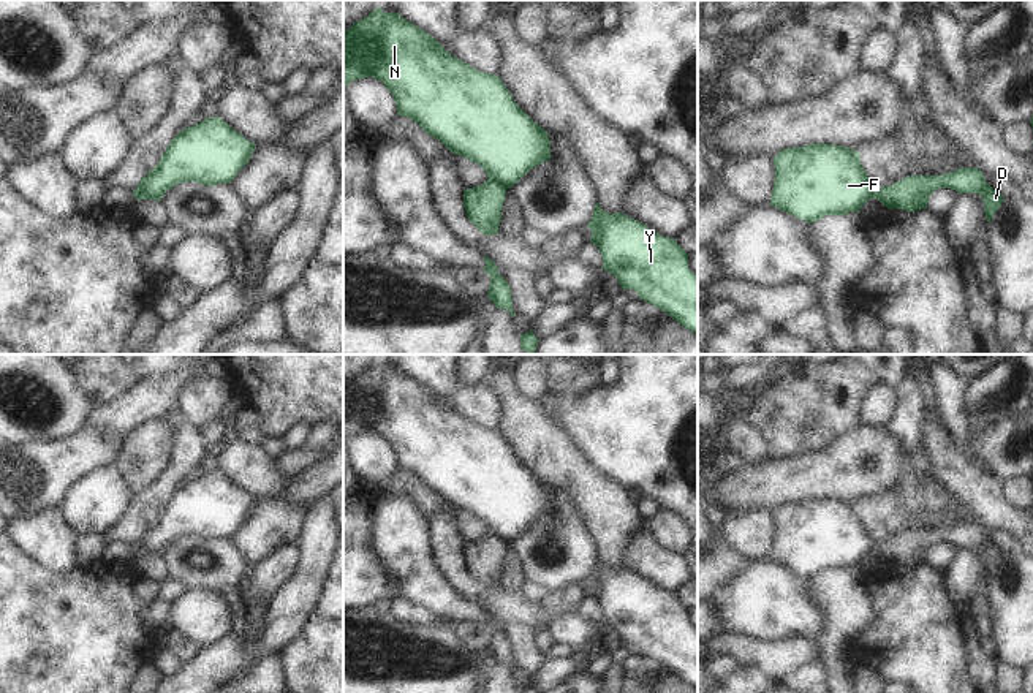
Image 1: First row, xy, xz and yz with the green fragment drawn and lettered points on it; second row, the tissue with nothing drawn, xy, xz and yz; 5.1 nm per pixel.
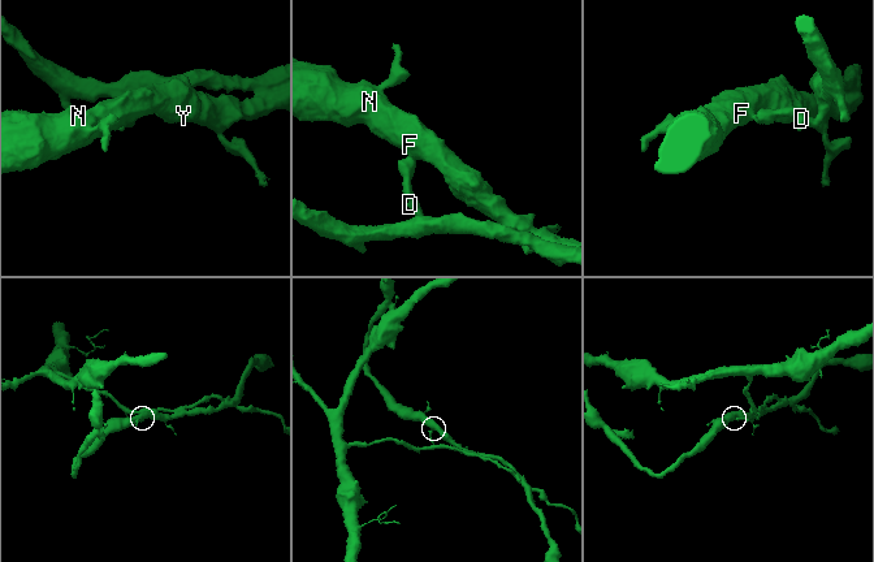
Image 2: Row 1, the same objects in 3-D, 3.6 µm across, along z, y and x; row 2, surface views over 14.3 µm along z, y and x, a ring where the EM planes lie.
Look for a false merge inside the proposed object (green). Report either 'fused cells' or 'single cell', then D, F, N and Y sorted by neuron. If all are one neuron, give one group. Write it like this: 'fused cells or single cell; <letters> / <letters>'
fused cells; D / F N Y

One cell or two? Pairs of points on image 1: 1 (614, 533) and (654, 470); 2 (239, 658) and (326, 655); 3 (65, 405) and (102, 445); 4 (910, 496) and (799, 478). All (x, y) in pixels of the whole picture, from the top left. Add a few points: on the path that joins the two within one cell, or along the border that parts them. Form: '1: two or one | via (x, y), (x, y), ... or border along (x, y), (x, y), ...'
1: two | border along (597, 472), (630, 489)
2: two | border along (302, 627), (277, 654)
3: two | border along (84, 426), (71, 434), (48, 440)
4: two | border along (911, 465), (892, 488)

